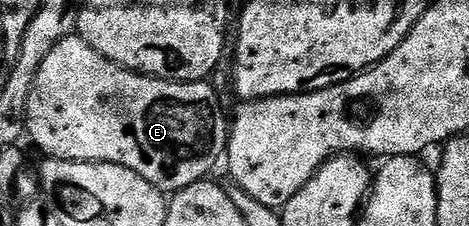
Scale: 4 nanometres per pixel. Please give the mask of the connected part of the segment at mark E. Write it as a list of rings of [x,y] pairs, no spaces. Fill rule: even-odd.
[[[72,34],[66,36],[41,62],[37,74],[33,78],[29,102],[27,103],[27,126],[26,135],[31,136],[31,140],[44,153],[47,158],[56,160],[88,160],[94,164],[116,164],[125,166],[133,170],[133,174],[141,174],[145,182],[149,182],[154,188],[159,189],[164,194],[174,194],[182,190],[185,186],[193,186],[193,182],[206,180],[212,175],[211,171],[215,168],[215,163],[224,159],[227,150],[227,137],[229,135],[228,117],[223,117],[223,108],[219,105],[221,100],[220,93],[216,92],[210,83],[201,80],[190,82],[180,82],[178,80],[157,80],[153,76],[144,76],[137,72],[132,72],[130,68],[121,68],[113,61],[107,60],[93,46],[86,44],[82,36]]]

